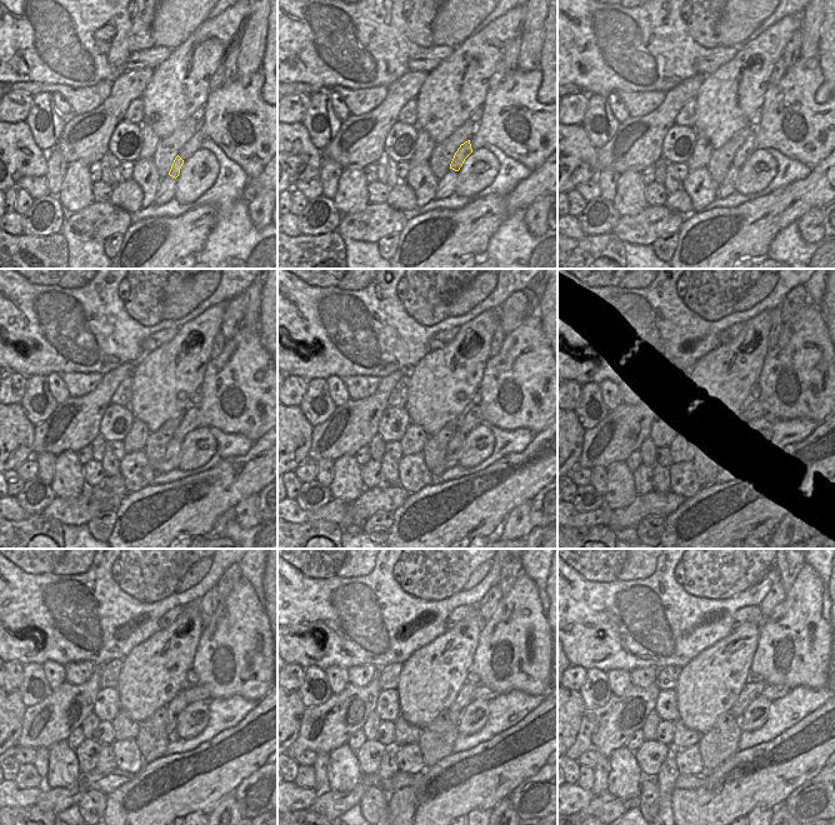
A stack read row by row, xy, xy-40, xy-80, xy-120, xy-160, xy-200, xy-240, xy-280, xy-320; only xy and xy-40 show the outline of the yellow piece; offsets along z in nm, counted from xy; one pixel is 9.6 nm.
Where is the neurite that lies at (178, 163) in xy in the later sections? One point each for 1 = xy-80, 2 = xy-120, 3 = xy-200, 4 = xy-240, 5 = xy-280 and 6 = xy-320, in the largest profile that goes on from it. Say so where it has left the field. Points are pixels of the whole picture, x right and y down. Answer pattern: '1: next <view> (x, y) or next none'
1: next xy-80 (746, 149)
2: next xy-120 (190, 419)
3: next xy-200 (755, 413)
4: next xy-240 (194, 693)
5: next xy-280 (481, 691)
6: next xy-320 (771, 691)

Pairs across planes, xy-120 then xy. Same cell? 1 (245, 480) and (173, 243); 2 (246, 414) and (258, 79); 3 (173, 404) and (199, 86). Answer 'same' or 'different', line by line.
1: same
2: same
3: same

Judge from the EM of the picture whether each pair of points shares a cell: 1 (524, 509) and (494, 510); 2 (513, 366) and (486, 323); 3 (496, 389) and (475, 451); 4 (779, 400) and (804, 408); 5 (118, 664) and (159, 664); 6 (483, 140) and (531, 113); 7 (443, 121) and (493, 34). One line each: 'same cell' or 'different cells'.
1: different cells
2: different cells
3: different cells
4: same cell
5: different cells
6: same cell
7: same cell

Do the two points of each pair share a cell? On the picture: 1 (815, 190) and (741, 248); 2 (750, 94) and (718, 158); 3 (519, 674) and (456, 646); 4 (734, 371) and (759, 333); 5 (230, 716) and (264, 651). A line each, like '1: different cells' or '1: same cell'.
1: same cell
2: different cells
3: different cells
4: same cell
5: different cells

